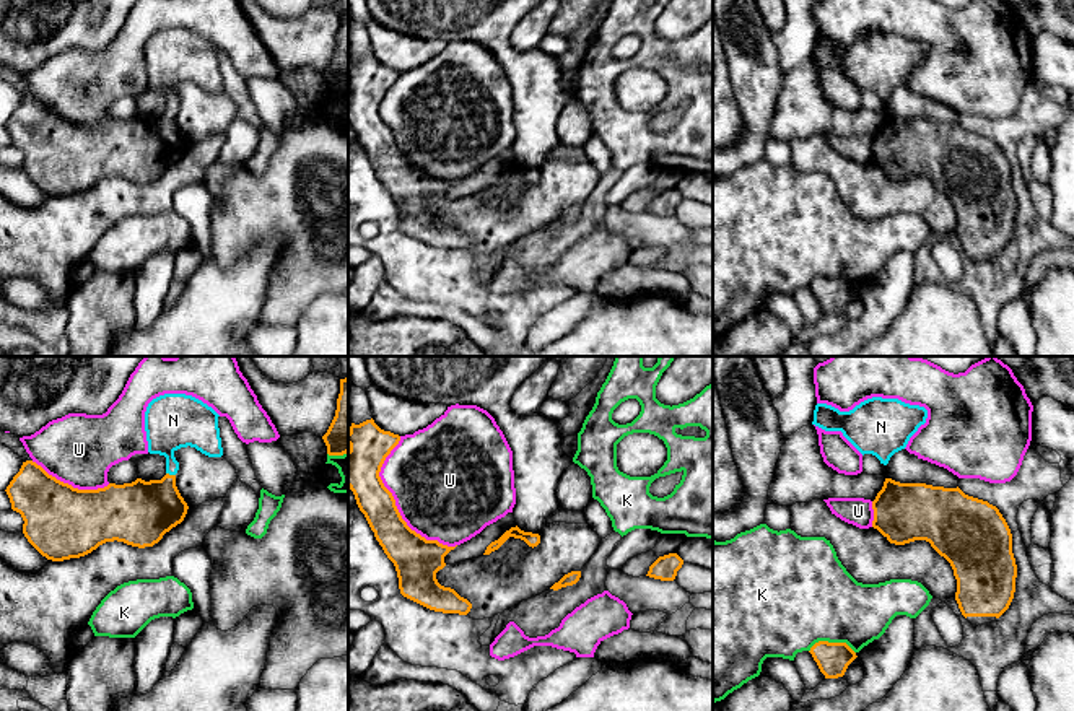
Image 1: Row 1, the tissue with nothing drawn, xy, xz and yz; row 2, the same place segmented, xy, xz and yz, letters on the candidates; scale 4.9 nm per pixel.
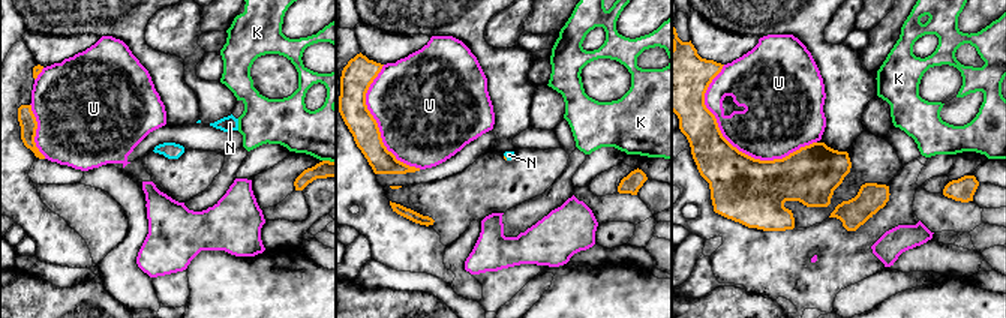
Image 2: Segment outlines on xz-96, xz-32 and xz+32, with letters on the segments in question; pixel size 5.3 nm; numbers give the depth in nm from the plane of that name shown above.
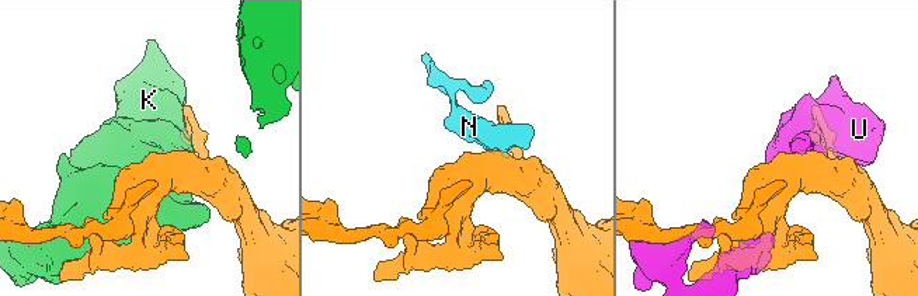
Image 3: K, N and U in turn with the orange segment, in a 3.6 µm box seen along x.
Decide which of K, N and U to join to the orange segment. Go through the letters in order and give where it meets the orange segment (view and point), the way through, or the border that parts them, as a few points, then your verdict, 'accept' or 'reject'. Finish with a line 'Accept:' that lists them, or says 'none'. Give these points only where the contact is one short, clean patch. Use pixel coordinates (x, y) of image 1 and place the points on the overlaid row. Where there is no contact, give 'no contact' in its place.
K: meets orange in yz at (832, 643); reject
N: meets orange in xy at (171, 475); runs through xy (140, 513), (166, 487), (171, 475), (170, 425); accept
U: meets orange in xz at (394, 505); reject
Accept: N

